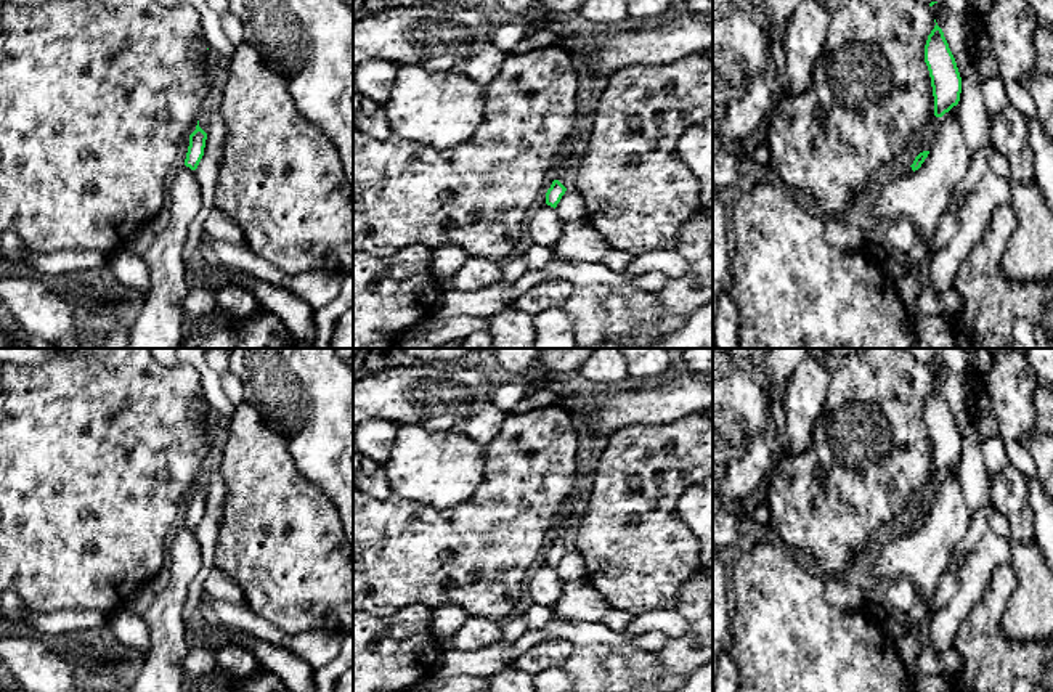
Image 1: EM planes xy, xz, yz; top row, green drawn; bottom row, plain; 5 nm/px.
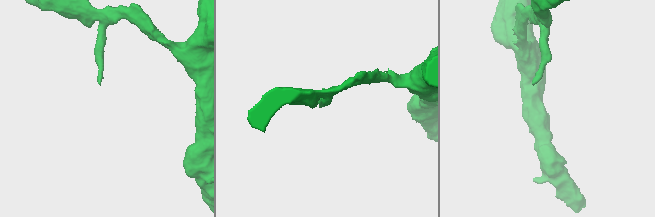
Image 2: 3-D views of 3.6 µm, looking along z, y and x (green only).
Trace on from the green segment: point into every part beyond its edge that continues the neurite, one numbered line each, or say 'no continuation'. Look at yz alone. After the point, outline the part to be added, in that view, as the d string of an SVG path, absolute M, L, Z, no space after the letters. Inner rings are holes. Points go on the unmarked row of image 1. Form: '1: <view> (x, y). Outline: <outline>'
1: yz (902, 530). Outline: M899 525L899 527L896 527L896 528L884 533L883 543L886 544L889 541L899 539L902 536L909 536L912 533L913 533L913 530L912 530L910 525Z

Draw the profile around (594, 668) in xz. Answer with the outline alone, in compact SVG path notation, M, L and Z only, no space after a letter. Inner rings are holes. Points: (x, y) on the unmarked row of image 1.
M632 641L615 647L608 644L578 647L563 661L573 692L674 692L685 684L687 674L665 668L660 658Z

